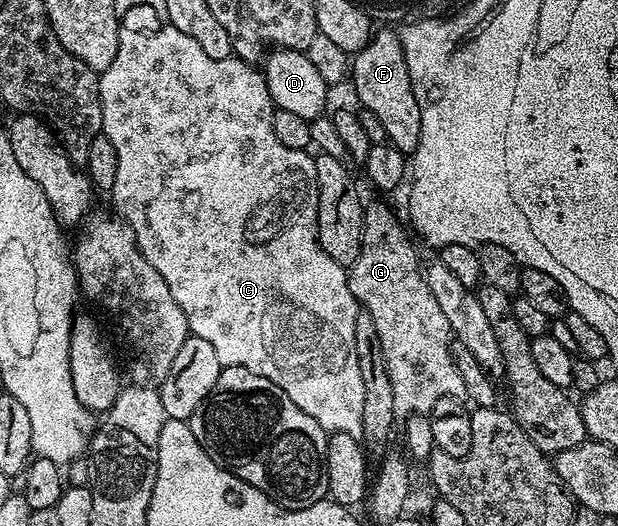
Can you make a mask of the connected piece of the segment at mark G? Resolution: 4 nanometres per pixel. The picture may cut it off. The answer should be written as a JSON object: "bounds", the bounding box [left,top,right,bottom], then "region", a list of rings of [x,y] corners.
{"bounds":[347,200,465,418],"region":[[[381,200],[374,204],[366,203],[364,209],[361,253],[347,269],[349,289],[363,311],[371,314],[375,330],[379,330],[379,342],[387,362],[387,378],[391,378],[391,394],[395,394],[397,416],[408,418],[414,414],[429,414],[438,400],[465,396],[463,378],[453,361],[453,333],[439,302],[435,302],[435,294],[431,294],[431,286],[427,286],[422,261],[417,261],[417,252],[405,237],[405,228],[397,221],[396,214]]]}

